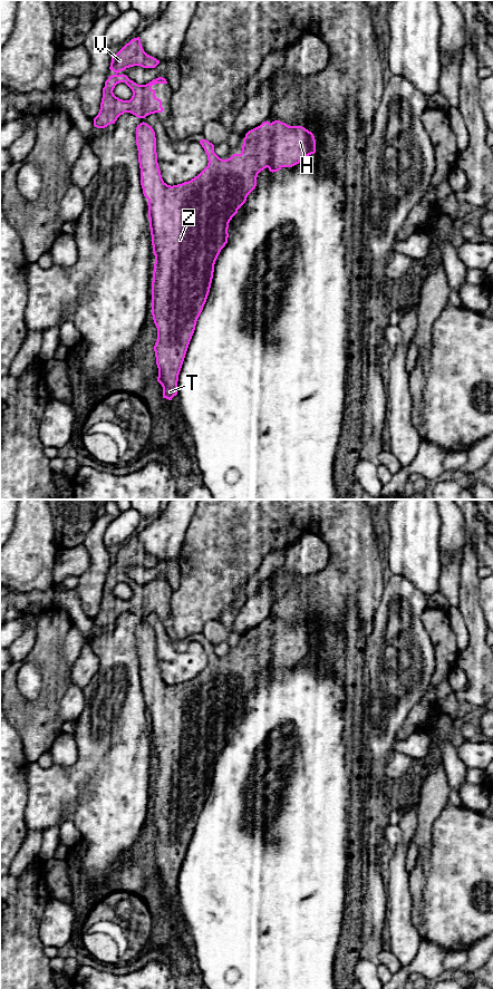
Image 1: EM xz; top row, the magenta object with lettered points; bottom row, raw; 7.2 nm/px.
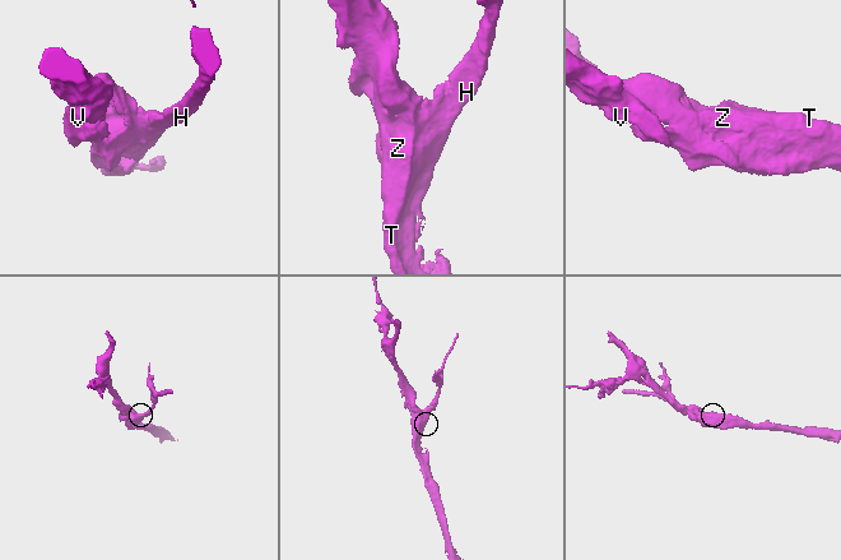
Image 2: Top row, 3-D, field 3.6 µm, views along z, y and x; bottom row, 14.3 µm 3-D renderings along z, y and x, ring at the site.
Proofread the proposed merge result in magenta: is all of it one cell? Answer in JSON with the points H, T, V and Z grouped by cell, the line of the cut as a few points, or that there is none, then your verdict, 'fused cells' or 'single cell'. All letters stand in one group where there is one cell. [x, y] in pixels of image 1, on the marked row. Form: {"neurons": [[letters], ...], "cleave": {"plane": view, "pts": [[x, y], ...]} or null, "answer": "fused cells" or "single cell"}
{"neurons": [["H", "T", "V", "Z"]], "cleave": null, "answer": "single cell"}

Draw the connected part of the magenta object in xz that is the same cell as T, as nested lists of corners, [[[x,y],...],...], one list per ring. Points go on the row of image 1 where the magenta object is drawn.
[[[267,120],[249,130],[243,138],[241,153],[233,154],[228,159],[220,158],[214,153],[214,145],[209,140],[201,139],[200,144],[207,155],[207,166],[191,181],[171,186],[163,181],[161,175],[154,129],[144,122],[136,127],[141,185],[144,196],[148,200],[149,229],[155,255],[152,281],[152,316],[157,328],[157,340],[154,346],[158,368],[157,381],[163,387],[163,398],[168,400],[177,395],[178,375],[196,321],[210,292],[215,261],[228,243],[230,221],[245,203],[248,195],[255,188],[257,177],[261,171],[268,167],[273,173],[282,167],[292,167],[304,157],[316,153],[316,139],[311,132],[302,126],[289,126],[280,120],[274,120],[271,124]]]

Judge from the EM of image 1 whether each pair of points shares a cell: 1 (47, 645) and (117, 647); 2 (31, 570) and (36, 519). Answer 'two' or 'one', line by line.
1: two
2: one

